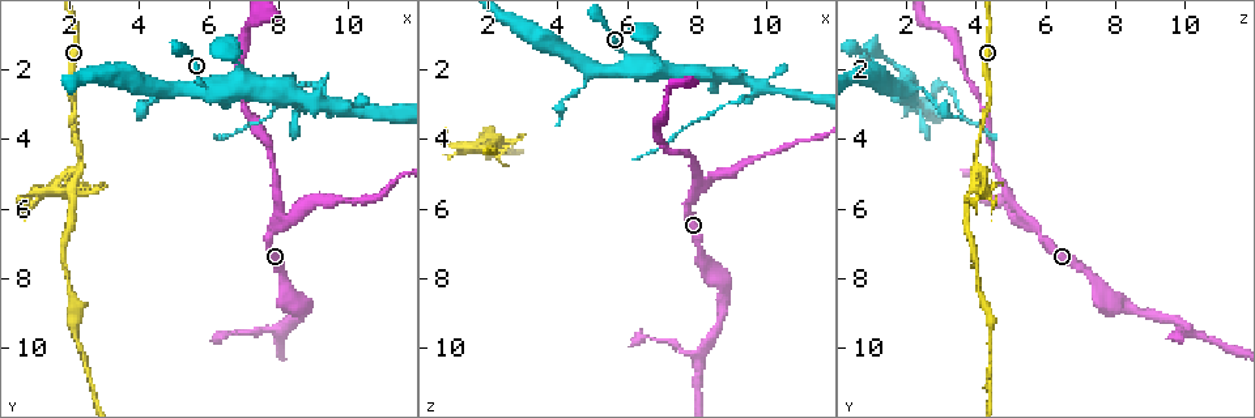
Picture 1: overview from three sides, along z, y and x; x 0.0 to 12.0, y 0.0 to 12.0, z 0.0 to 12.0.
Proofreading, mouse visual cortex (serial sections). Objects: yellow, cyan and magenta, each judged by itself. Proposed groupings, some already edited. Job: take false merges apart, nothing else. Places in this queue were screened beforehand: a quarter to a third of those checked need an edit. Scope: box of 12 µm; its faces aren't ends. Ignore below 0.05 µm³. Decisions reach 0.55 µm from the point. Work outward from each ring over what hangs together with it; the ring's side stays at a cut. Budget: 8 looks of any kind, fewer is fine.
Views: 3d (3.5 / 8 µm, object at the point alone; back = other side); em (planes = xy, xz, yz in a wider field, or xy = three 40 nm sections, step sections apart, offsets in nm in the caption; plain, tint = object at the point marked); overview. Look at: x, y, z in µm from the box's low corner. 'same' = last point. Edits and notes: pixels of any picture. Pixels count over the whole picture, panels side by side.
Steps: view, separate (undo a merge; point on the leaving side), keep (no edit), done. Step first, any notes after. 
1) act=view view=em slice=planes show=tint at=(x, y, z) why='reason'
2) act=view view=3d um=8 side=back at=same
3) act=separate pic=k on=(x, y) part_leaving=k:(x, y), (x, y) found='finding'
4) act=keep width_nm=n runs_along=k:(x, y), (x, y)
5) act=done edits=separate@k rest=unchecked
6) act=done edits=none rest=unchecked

act=view view=3d um=8 at=(7.9, 6.6, 5.8) why='branch point'

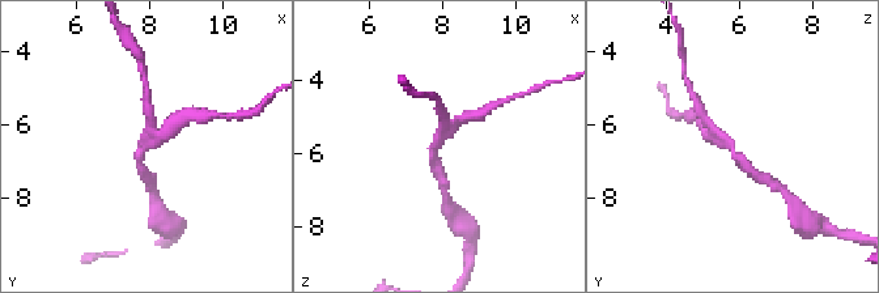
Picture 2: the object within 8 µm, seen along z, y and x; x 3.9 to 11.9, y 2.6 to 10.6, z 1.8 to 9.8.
act=view view=em slice=planes show=tint at=(7.9, 6.6, 5.8) arms=3 arm_widths_nm=200,200,250 why='shape alone is not enough'

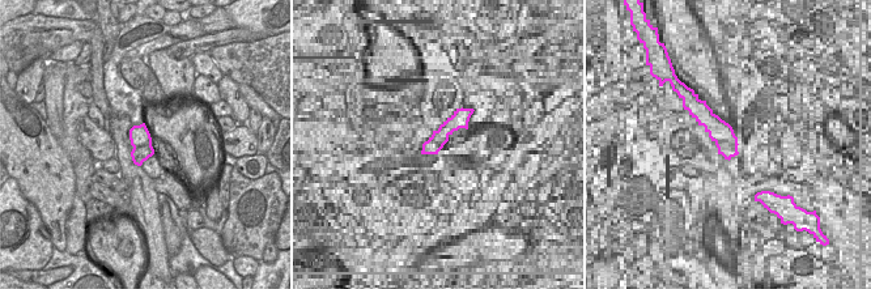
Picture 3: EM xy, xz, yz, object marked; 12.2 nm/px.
act=separate pic=2 on=(177, 123) found='two cells meet here'

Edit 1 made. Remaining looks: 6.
act=view view=overview why='redraw'

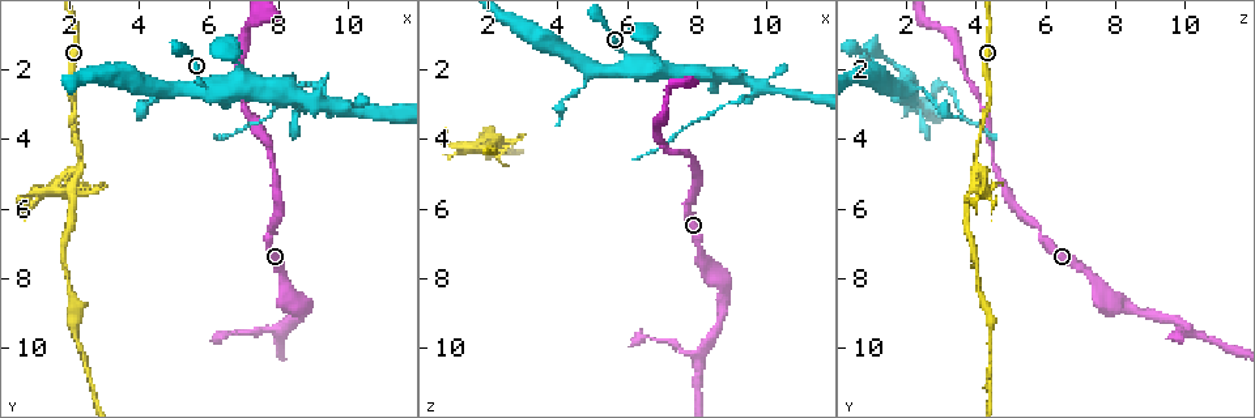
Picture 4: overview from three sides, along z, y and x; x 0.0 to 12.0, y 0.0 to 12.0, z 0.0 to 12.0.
act=view view=3d um=8 side=back at=(8.1, 9.5, 10.2) why='abrupt turn'

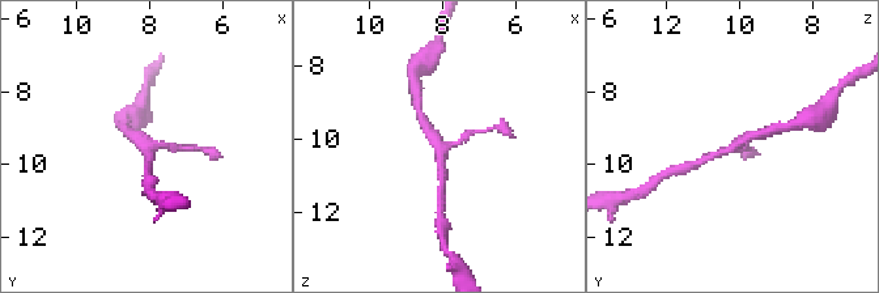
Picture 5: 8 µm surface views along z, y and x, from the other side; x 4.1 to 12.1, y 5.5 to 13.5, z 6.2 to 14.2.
act=view view=em slice=xy step=5 show=tint at=(8.1, 9.5, 10.1) arms=3 arm_widths_nm=150,200,250 why='shape alone is not enough'

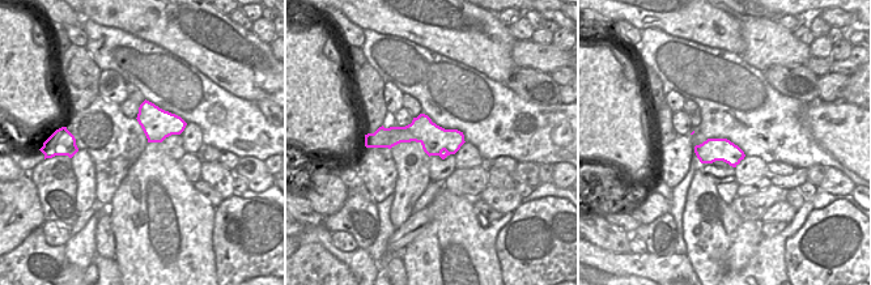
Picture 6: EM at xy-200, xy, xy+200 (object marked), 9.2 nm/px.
act=keep runs_along=6:(375, 136), (461, 140) found='one cell here'

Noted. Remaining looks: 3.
act=view view=3d um=3.5 at=(2.1, 5.5, 3.9) why='a fork'

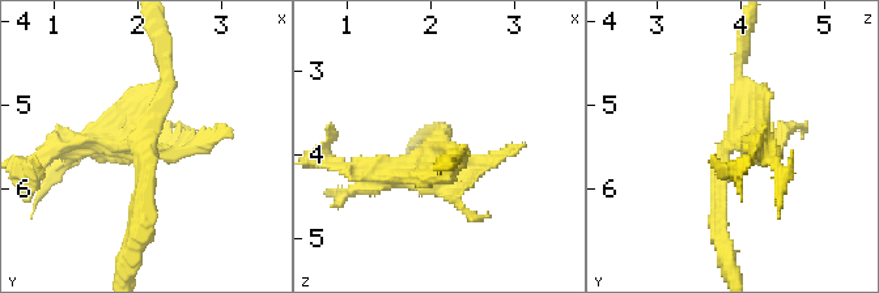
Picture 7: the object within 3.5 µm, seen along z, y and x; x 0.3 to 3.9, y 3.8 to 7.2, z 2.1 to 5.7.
act=view view=em slice=xy step=2 show=tint at=(2.10, 5.45, 3.90)

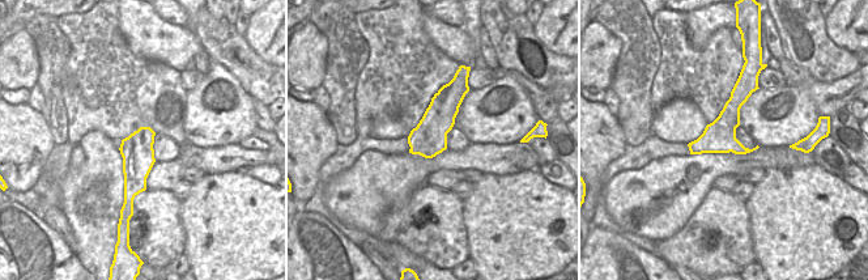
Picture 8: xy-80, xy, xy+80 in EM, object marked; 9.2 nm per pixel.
act=separate pic=7 on=(381, 182) part_leaving=7:(120, 145), (60, 145), (37, 170) found='two cells meet here'

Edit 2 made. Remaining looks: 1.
act=done edits=separate@2,separate@7 rest=unchecked

